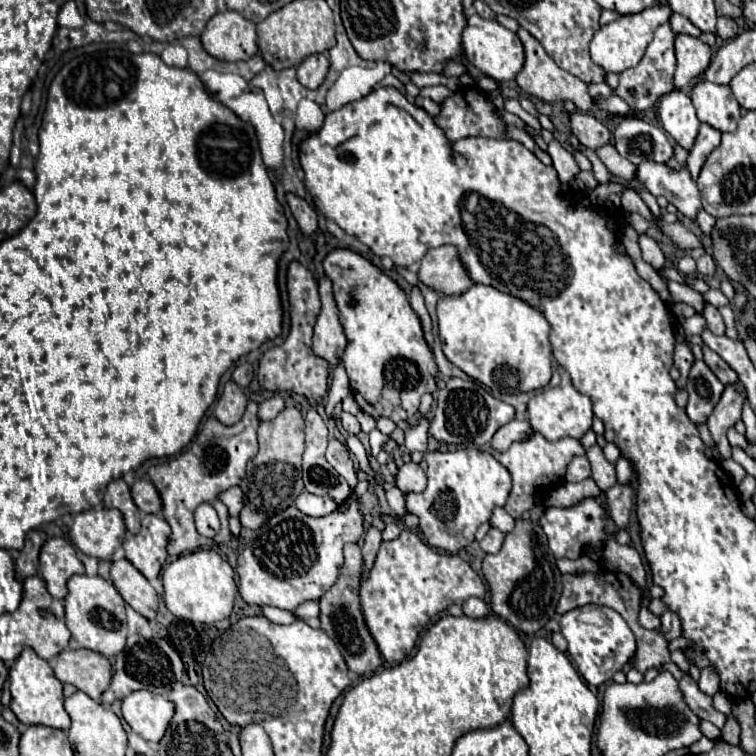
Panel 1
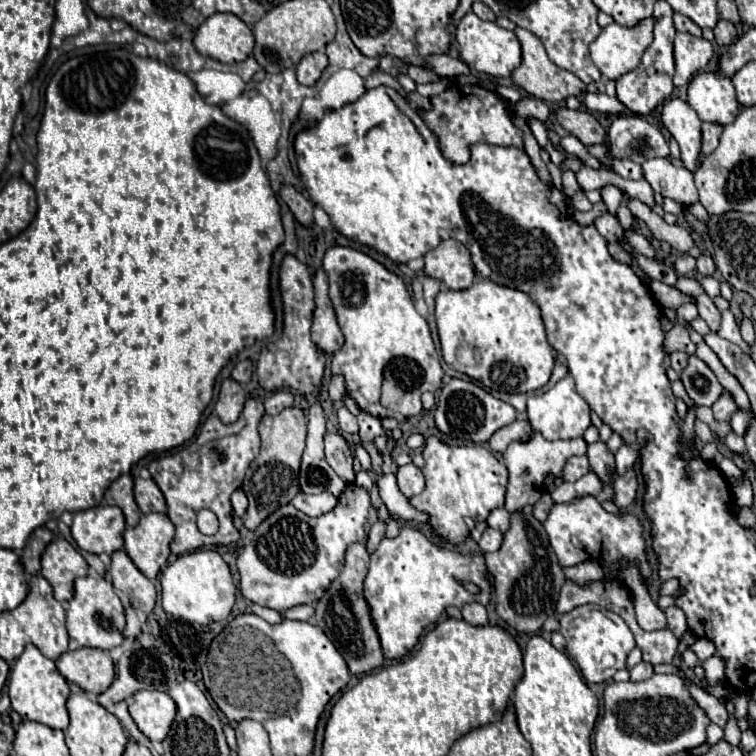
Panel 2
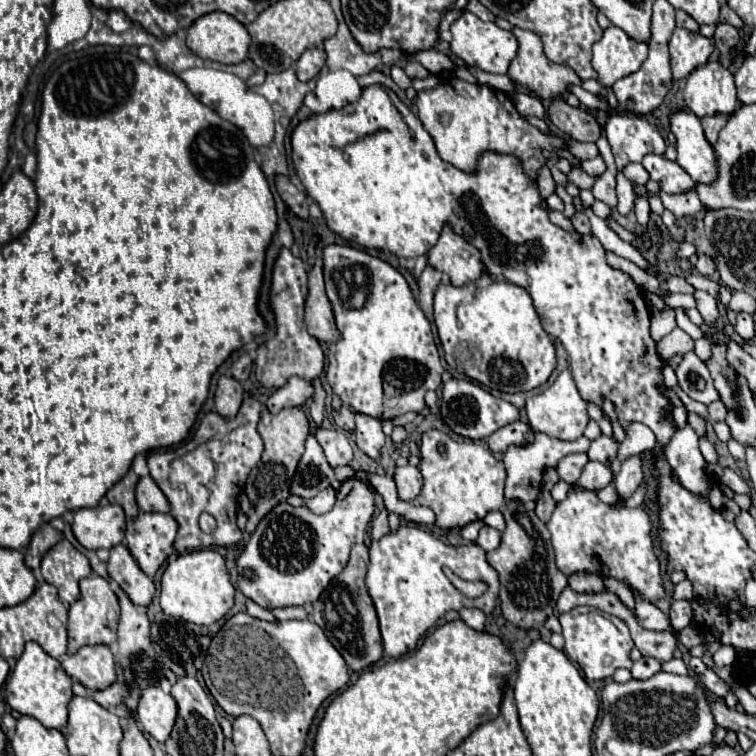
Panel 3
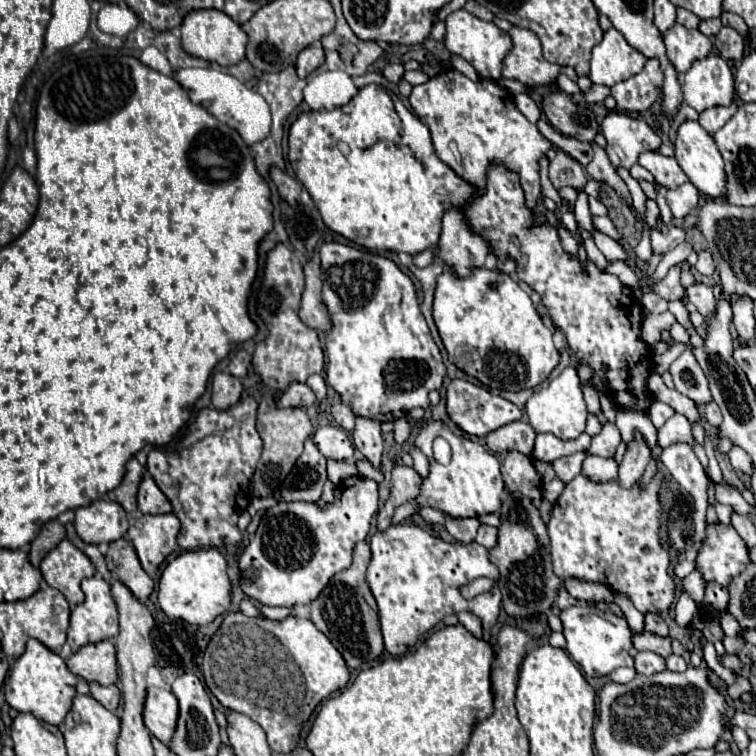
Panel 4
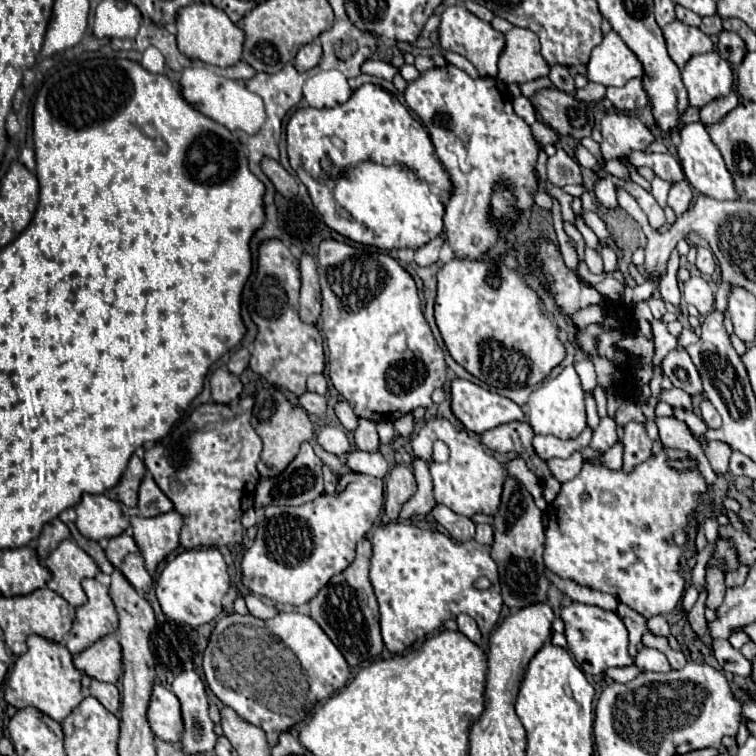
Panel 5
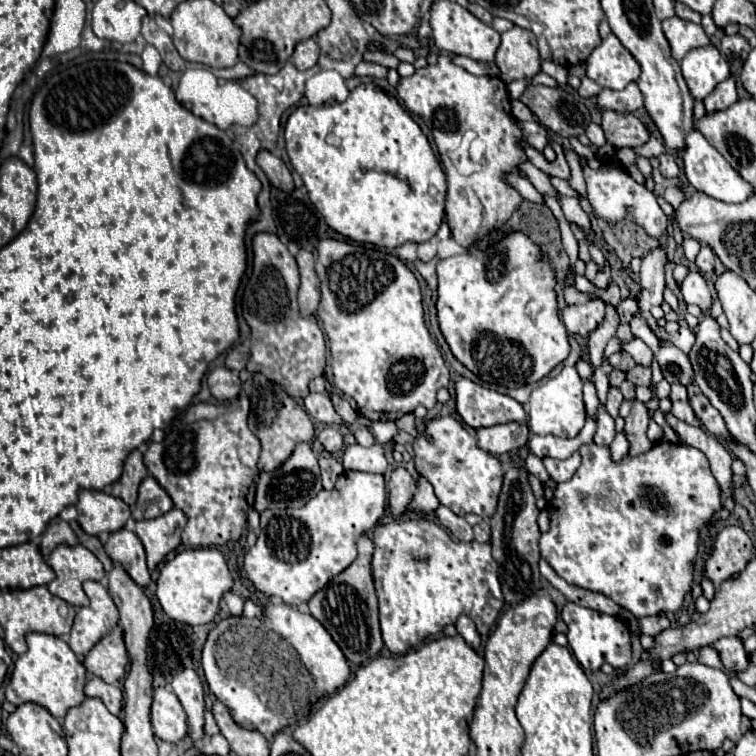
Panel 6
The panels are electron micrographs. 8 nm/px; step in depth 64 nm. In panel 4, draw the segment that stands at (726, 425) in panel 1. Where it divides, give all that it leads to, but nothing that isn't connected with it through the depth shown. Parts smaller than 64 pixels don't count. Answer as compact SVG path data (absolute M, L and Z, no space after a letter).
M708 402L708 404L704 406L704 416L706 416L706 420L708 420L712 426L720 426L720 422L722 422L722 414L720 414L718 406L714 406L714 402Z

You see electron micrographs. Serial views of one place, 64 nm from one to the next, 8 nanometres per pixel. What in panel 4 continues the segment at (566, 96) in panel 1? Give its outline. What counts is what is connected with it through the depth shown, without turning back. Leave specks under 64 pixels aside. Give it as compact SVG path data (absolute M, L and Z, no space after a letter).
M512 26L508 34L512 38L512 48L504 58L502 78L518 80L526 86L546 86L546 84L552 84L554 74L558 74L558 70L562 70L572 80L578 80L574 68L556 66L556 64L544 60L540 40L532 30Z

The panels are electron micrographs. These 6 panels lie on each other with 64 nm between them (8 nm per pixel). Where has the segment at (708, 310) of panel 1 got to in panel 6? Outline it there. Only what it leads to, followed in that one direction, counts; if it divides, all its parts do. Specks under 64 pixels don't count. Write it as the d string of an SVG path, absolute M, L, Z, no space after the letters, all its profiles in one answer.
M690 268L688 276L684 278L684 282L680 286L680 292L682 292L682 288L684 288L684 302L686 304L696 304L704 312L712 306L712 292L710 292L704 276L696 268Z

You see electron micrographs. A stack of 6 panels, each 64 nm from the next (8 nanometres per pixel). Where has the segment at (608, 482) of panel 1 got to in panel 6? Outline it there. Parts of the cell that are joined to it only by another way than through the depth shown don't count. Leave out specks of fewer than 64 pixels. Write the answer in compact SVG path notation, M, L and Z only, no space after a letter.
M598 404L598 430L596 430L594 442L602 444L602 446L608 446L608 444L612 444L614 434L616 434L614 418L606 412L606 406L604 404Z

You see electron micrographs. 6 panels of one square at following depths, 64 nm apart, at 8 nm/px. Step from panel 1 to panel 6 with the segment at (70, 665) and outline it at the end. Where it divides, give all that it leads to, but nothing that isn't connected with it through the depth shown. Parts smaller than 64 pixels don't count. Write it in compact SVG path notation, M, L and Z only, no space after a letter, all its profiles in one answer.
M116 626L90 654L84 658L84 666L94 676L100 676L104 682L118 684L126 676L126 668L130 664L126 646L124 646L124 632Z

